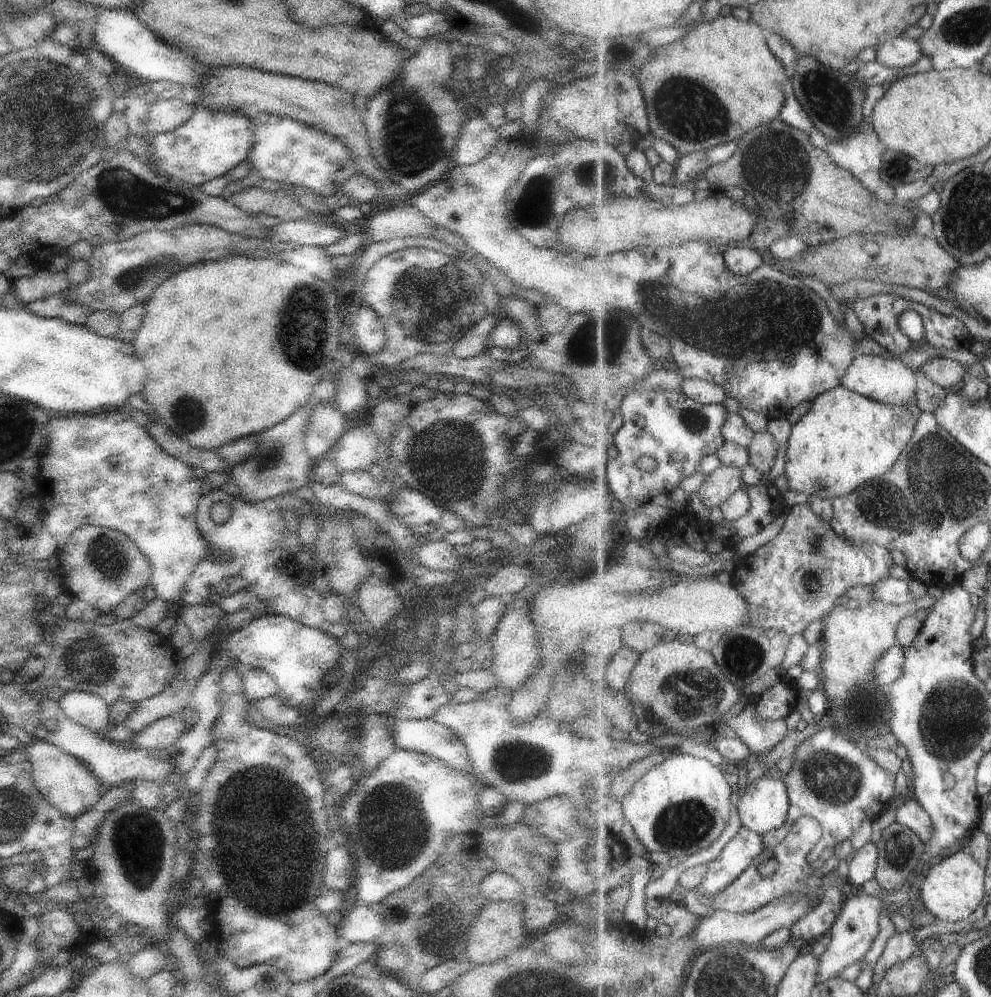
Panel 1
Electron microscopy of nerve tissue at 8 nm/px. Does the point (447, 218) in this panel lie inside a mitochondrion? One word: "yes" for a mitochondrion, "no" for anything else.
no

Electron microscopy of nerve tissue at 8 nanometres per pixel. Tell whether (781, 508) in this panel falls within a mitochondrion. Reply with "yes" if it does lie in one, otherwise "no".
no

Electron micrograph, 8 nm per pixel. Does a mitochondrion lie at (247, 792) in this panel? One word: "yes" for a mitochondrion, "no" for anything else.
yes

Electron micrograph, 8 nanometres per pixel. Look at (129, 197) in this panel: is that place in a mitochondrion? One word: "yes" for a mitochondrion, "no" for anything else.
yes

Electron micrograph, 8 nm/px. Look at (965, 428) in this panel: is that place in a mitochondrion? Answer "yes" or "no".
yes

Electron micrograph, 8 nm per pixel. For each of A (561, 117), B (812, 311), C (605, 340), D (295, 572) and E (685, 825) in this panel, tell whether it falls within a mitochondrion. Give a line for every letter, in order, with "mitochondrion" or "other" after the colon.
A: other
B: mitochondrion
C: mitochondrion
D: other
E: mitochondrion

